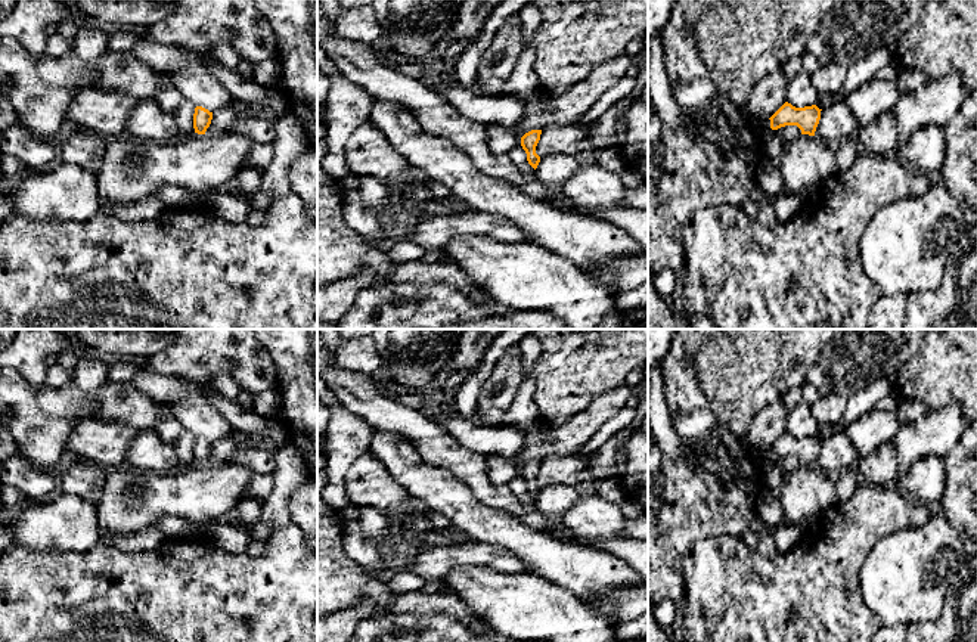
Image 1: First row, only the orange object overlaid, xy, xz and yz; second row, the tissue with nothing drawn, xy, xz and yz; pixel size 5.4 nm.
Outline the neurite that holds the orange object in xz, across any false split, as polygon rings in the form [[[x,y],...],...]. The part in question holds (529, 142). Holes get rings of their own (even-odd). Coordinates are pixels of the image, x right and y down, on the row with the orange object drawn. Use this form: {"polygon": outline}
{"polygon": [[[531,130],[521,137],[521,146],[527,153],[527,161],[534,170],[540,162],[540,156],[536,153],[536,146],[540,140],[540,134],[542,130]]]}

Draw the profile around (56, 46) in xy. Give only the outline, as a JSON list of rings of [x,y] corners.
[[[59,32],[49,35],[44,53],[50,58],[61,58],[72,50],[72,43],[65,40]]]

